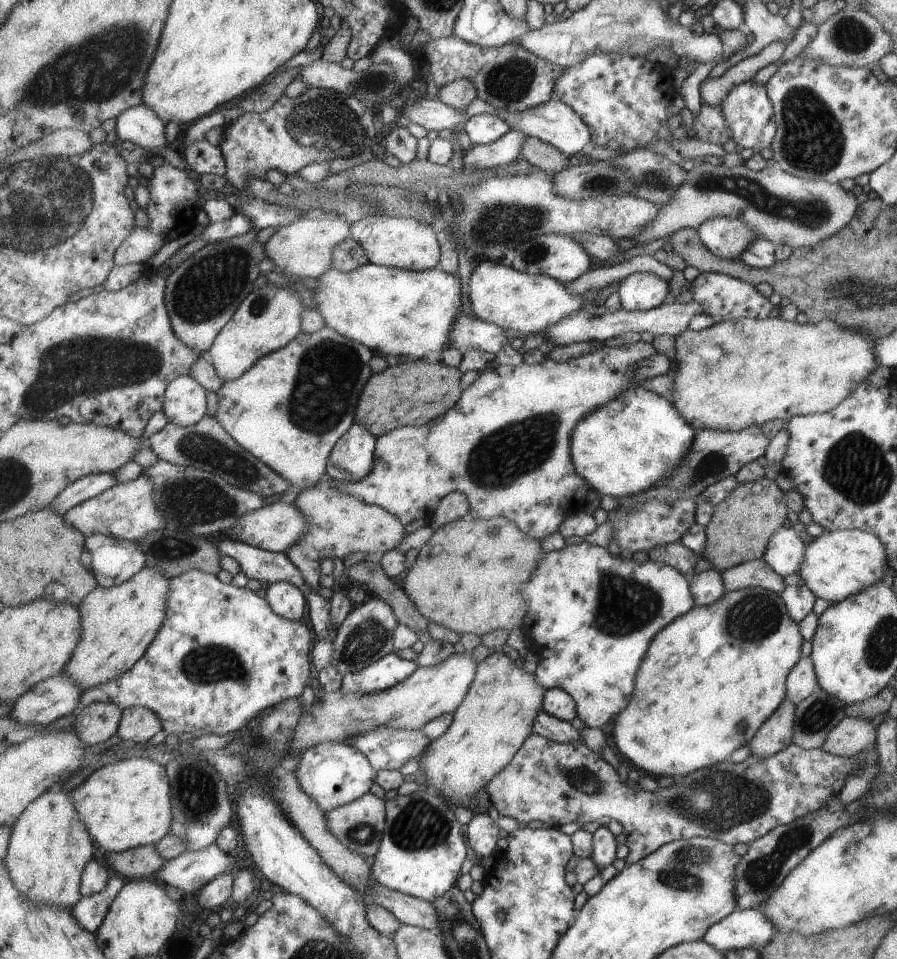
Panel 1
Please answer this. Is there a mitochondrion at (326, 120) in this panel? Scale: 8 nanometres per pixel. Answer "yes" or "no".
yes

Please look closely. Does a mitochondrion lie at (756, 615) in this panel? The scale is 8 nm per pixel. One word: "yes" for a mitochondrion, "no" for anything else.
yes

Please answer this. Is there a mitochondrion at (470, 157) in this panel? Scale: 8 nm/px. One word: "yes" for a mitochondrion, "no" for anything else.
no

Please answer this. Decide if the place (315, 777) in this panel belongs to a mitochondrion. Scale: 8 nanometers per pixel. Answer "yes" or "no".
no

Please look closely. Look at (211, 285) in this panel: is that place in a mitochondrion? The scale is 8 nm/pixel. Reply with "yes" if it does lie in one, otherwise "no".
yes

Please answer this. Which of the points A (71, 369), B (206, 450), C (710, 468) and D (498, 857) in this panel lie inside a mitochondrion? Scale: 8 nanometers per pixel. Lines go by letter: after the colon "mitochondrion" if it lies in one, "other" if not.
A: mitochondrion
B: mitochondrion
C: mitochondrion
D: other

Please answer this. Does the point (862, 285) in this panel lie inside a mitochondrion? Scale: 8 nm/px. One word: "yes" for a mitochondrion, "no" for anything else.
no

